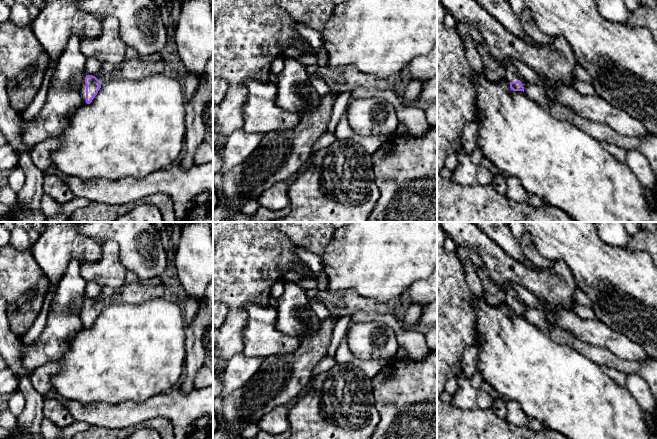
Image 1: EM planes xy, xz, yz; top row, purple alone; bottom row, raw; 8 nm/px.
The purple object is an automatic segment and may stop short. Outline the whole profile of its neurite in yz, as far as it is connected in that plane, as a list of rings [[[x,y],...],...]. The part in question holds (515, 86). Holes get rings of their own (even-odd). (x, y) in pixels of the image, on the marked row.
[[[511,64],[506,67],[506,79],[510,82],[511,90],[523,91],[554,118],[572,123],[600,143],[607,142],[626,151],[636,150],[640,152],[646,157],[657,177],[657,136],[647,133],[644,137],[631,138],[616,132],[605,123],[582,116],[569,107],[551,100],[540,85],[525,82],[516,67]]]

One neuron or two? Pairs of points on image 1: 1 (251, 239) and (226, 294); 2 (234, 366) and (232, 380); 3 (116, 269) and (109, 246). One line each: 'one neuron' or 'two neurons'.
1: one neuron
2: one neuron
3: one neuron

